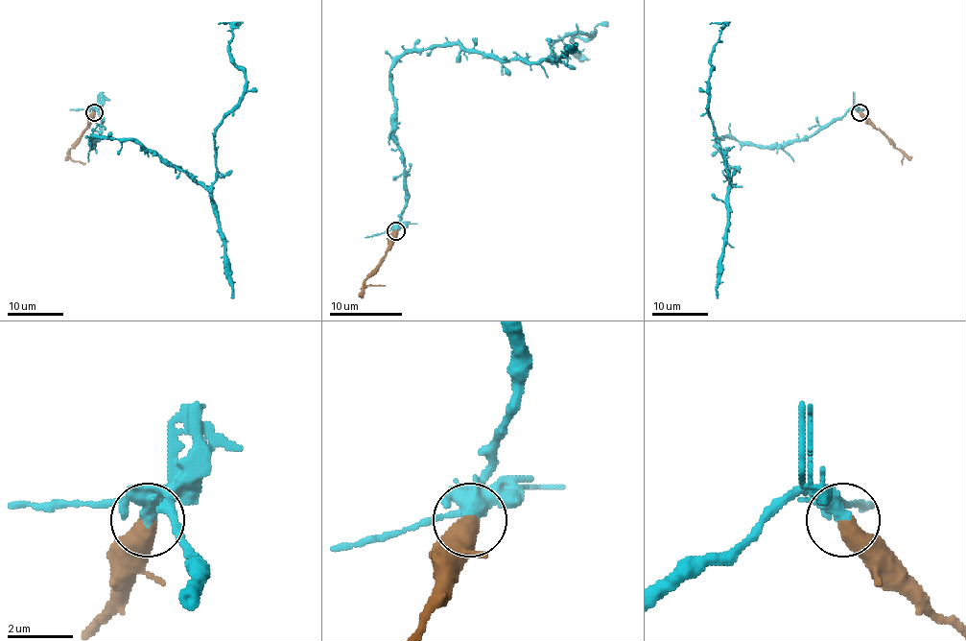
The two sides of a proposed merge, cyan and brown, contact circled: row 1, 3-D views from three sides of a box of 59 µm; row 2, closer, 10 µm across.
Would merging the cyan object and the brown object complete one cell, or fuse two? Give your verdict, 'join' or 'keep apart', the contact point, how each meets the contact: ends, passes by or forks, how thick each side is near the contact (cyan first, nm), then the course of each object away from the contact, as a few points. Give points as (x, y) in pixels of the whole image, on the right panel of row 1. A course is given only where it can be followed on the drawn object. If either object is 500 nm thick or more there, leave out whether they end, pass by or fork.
keep apart; at (859, 112); 360 nm thick on the cyan side, 500 nm on the other; cyan runs (860, 112), (851, 108), (782, 146), (717, 142), (729, 186), (708, 103), (723, 24), (709, 24); brown runs (860, 112), (898, 149), (904, 157), (902, 164)

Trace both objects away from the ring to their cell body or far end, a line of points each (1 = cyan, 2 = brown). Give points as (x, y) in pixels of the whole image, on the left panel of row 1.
1: (94, 112), (101, 134), (91, 144), (140, 142), (208, 186), (216, 128), (245, 83), (229, 24), (219, 24)
2: (94, 112), (82, 136), (70, 149), (70, 157), (85, 164)

